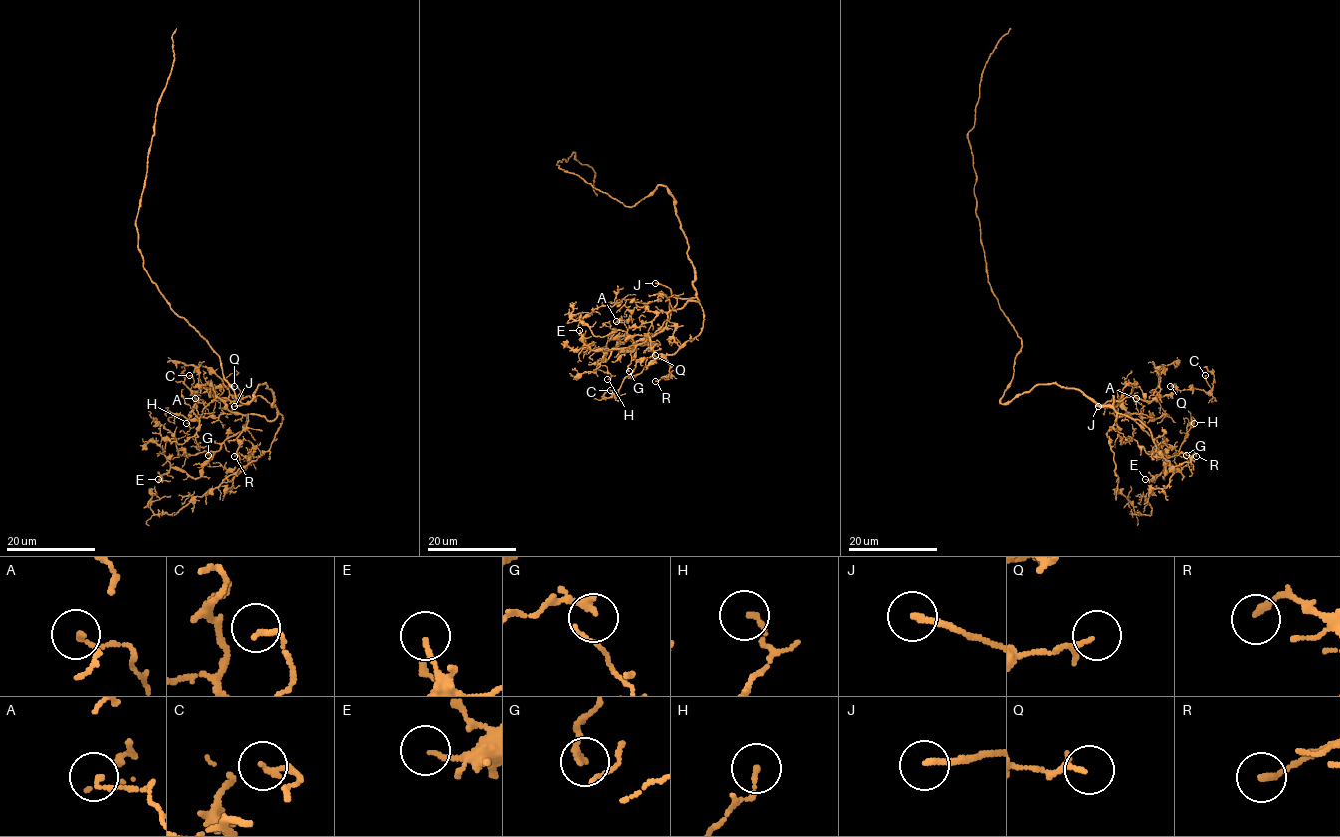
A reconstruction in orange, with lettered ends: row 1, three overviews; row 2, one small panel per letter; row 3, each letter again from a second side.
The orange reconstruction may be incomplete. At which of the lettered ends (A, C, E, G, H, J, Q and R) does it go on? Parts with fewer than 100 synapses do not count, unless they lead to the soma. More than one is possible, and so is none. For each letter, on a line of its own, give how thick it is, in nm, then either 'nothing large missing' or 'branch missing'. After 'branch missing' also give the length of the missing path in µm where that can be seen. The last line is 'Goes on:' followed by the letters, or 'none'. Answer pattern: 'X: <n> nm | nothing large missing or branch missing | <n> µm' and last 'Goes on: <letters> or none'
A: 130 nm | nothing large missing
C: 160 nm | nothing large missing
E: 120 nm | nothing large missing
G: 130 nm | nothing large missing
H: 120 nm | nothing large missing
J: 200 nm | branch missing | 45 µm
Q: 110 nm | nothing large missing
R: 200 nm | nothing large missing
Goes on: J

